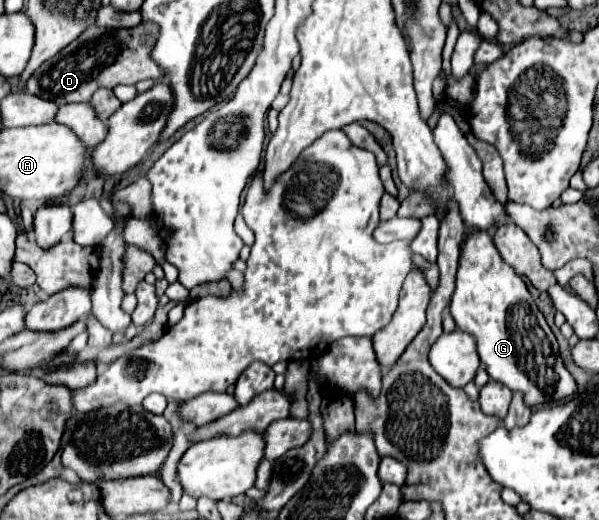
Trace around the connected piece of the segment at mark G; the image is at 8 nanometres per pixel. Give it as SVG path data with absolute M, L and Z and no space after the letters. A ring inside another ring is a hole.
M472 230L462 244L450 312L458 330L474 336L480 362L486 366L488 376L494 382L508 386L512 392L522 392L526 406L534 408L538 404L562 402L578 392L578 384L562 362L558 342L550 326L536 308L524 280L506 262L502 262L488 232ZM514 306L516 328L508 328L510 310Z

